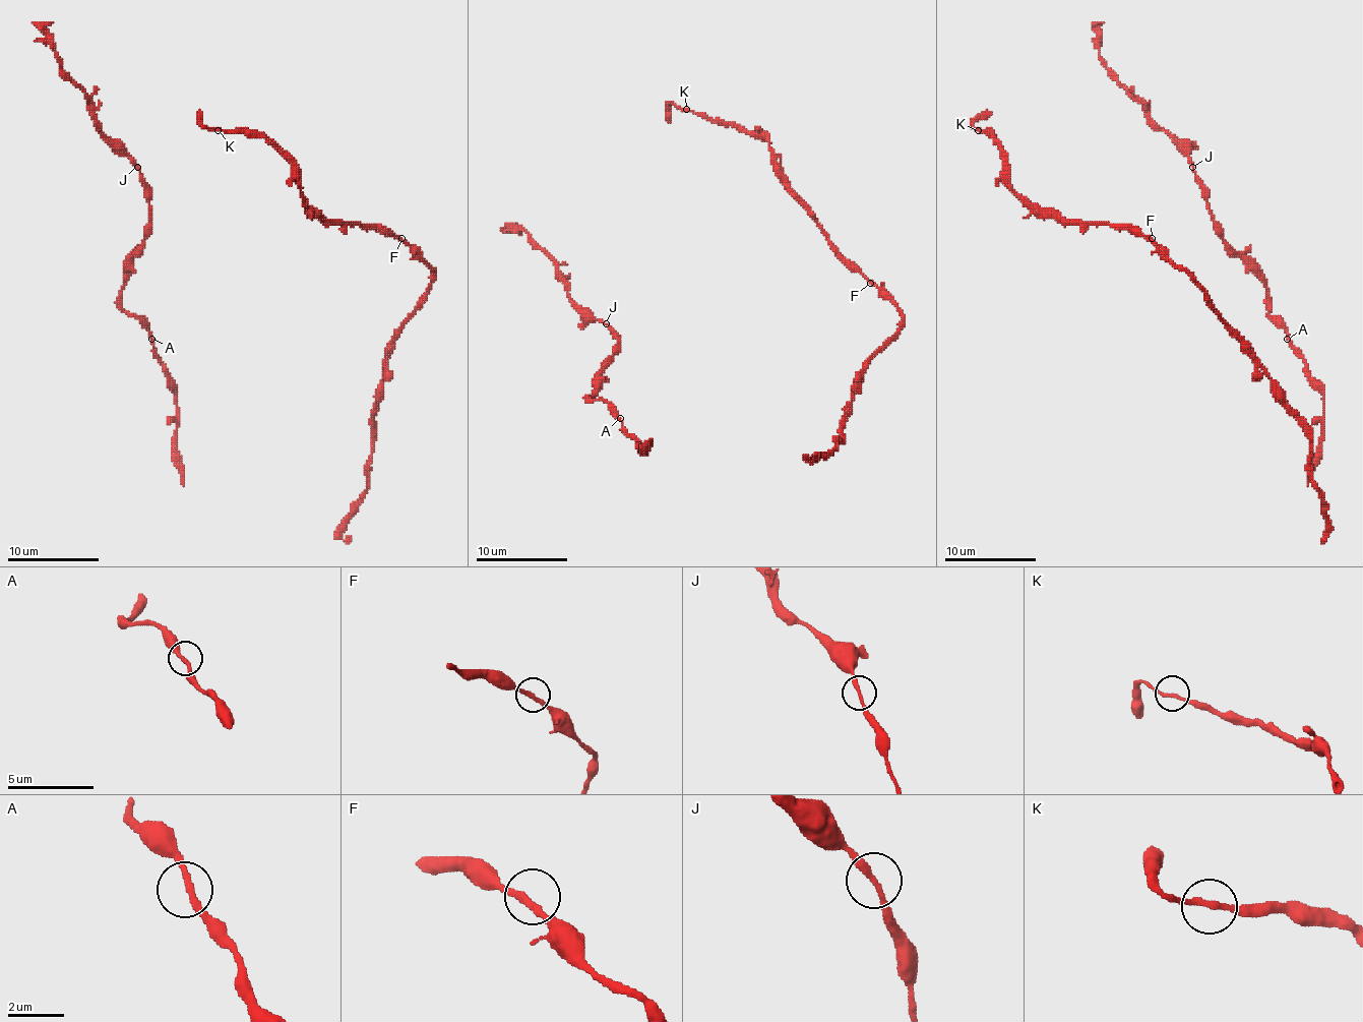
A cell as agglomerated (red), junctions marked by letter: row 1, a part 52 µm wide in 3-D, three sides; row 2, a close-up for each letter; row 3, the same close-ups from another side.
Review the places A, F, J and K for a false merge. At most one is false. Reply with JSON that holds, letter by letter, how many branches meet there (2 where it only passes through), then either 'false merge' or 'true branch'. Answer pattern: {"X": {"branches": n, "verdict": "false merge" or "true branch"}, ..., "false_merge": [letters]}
{"A": {"branches": 2, "verdict": "true branch"}, "F": {"branches": 2, "verdict": "true branch"}, "J": {"branches": 2, "verdict": "true branch"}, "K": {"branches": 2, "verdict": "true branch"}, "false_merge": []}

